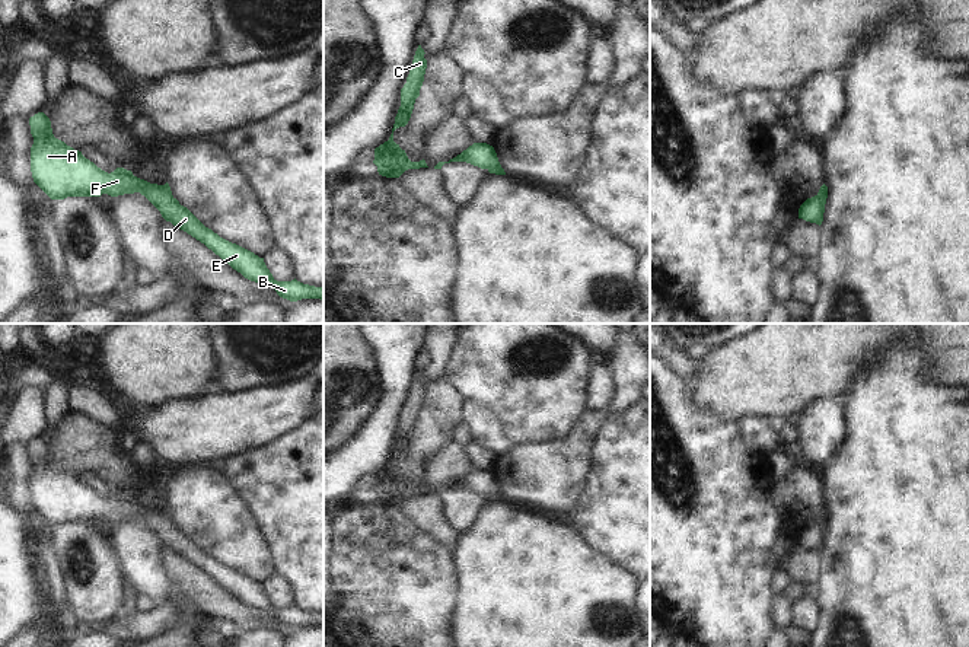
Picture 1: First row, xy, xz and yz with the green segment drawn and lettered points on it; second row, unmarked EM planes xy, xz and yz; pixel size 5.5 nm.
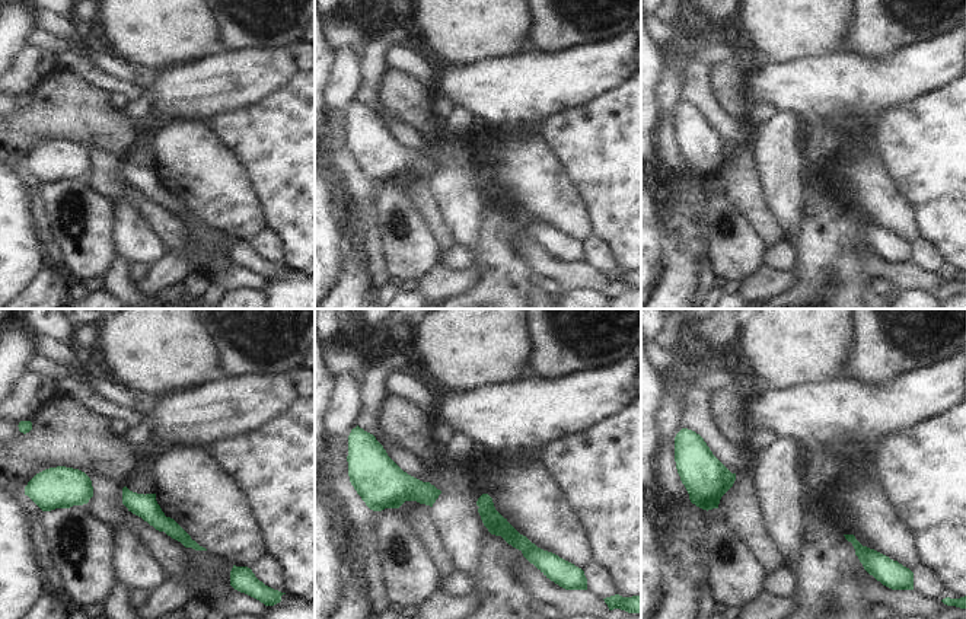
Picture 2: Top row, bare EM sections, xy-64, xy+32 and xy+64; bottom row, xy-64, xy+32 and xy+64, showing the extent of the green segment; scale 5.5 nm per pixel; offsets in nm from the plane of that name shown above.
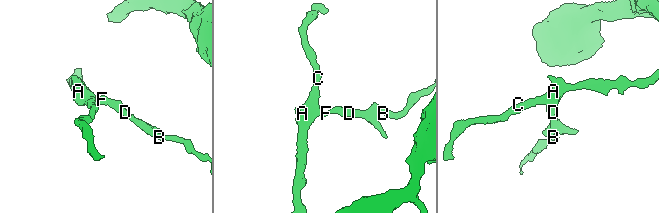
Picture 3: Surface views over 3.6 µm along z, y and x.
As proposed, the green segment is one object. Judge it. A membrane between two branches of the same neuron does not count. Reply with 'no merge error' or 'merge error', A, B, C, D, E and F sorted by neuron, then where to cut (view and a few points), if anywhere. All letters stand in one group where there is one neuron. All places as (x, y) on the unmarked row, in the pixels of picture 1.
no merge error; groups A B C D E F; cut none

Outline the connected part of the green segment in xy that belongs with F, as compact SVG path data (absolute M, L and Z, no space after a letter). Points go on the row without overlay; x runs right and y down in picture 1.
M44 439L29 444L34 471L31 474L31 498L34 509L51 525L118 523L140 519L178 555L187 558L245 605L271 612L277 621L290 628L302 625L323 627L323 613L303 611L296 605L277 608L267 595L264 584L232 570L205 554L187 533L172 522L170 513L150 510L133 501L131 497L117 494L108 500L52 460L51 447Z

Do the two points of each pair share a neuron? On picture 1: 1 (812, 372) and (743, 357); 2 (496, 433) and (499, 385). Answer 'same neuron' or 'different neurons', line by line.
1: same neuron
2: same neuron

